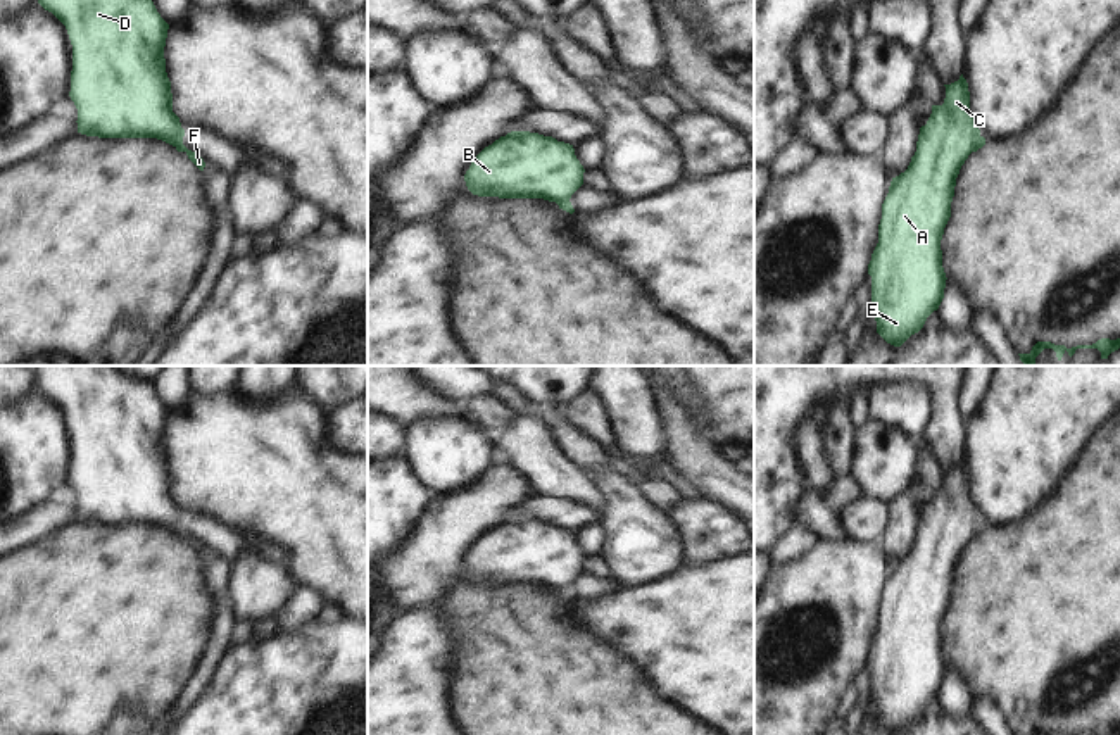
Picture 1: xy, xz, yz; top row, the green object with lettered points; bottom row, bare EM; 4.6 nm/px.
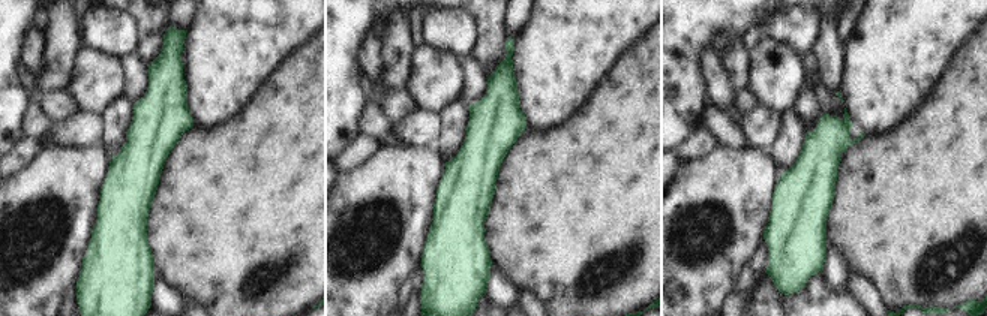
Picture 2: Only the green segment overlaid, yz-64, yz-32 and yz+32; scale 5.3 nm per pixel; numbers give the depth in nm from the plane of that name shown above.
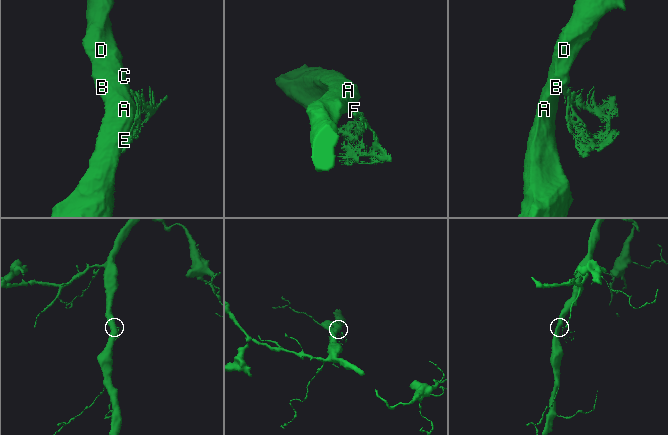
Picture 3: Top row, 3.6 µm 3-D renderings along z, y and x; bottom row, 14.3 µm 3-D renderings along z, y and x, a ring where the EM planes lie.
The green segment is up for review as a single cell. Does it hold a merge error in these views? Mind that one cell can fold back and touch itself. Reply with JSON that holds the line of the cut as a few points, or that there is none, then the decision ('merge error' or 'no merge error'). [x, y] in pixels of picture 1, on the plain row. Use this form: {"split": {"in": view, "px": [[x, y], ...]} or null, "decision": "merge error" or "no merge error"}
{"split": {"in": "xy", "px": [[182, 525], [175, 532]]}, "decision": "merge error"}

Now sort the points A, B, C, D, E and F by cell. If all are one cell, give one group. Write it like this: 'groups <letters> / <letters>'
groups A B C D E / F

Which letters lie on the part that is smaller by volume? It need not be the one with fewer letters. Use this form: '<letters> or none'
F

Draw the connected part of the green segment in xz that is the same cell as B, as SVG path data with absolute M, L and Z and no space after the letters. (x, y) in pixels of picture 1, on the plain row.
M511 518L485 533L464 561L478 583L568 588L583 571L583 552L569 530L530 518Z

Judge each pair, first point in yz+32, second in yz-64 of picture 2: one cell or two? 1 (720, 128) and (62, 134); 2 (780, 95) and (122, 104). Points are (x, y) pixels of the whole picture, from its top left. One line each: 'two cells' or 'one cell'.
1: two cells
2: two cells

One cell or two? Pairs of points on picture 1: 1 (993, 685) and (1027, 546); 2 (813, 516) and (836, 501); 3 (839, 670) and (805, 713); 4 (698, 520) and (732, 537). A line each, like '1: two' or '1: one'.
1: one
2: two
3: one
4: one

